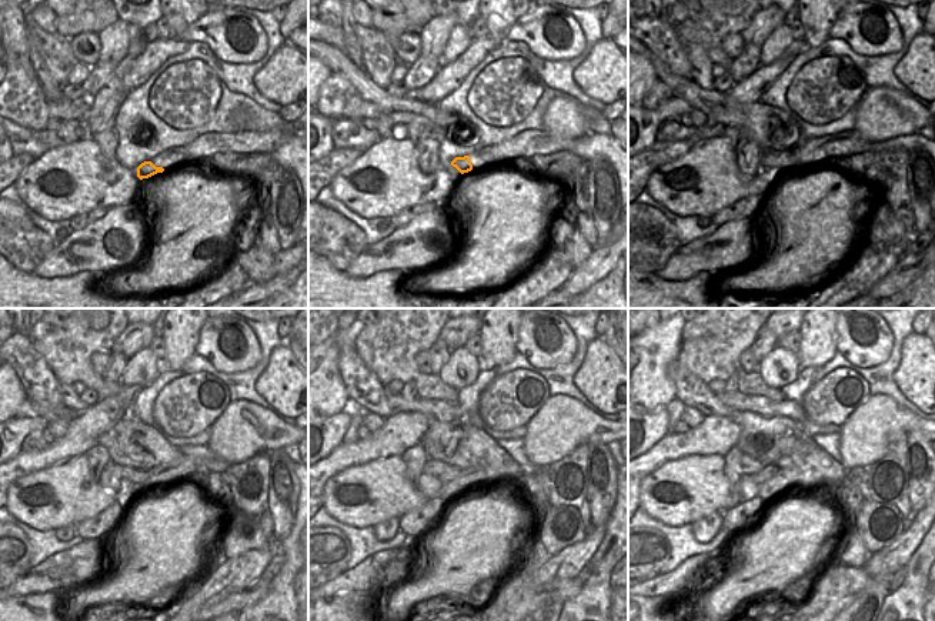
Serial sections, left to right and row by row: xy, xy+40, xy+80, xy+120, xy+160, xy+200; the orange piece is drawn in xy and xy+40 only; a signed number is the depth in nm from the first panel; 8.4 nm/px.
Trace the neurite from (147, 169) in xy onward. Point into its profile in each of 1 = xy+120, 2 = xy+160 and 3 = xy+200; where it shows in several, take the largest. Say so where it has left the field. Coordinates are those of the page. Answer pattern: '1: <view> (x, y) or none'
1: xy+120 (127, 474)
2: xy+160 (446, 473)
3: xy+200 (747, 466)

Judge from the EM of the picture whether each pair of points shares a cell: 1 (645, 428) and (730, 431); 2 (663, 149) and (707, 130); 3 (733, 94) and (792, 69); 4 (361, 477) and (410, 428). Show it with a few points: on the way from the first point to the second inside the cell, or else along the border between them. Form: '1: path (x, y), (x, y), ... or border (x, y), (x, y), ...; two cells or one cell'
1: border (667, 431), (643, 454); two cells
2: path (674, 149), (683, 147), (695, 137); one cell
3: border (805, 50), (760, 99); two cells
4: border (400, 454), (347, 467); two cells

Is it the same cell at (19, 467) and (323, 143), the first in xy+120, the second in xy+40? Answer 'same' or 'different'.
different

